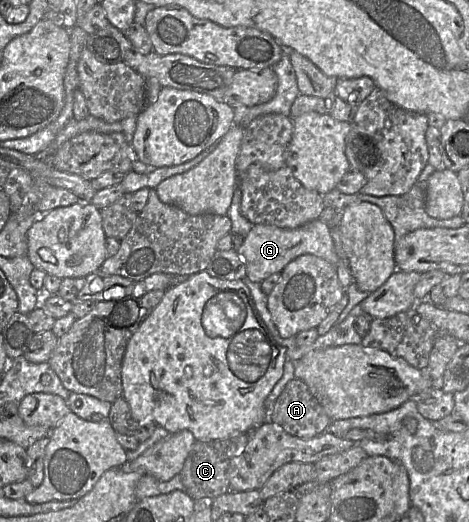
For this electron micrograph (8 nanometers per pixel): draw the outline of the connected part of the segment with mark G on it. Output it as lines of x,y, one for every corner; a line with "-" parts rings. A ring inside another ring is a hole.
320,218
294,229
266,224
254,225
237,252
246,265
246,277
256,283
261,283
274,273
280,273
289,262
300,255
312,254
334,266
340,261
335,251
331,229

